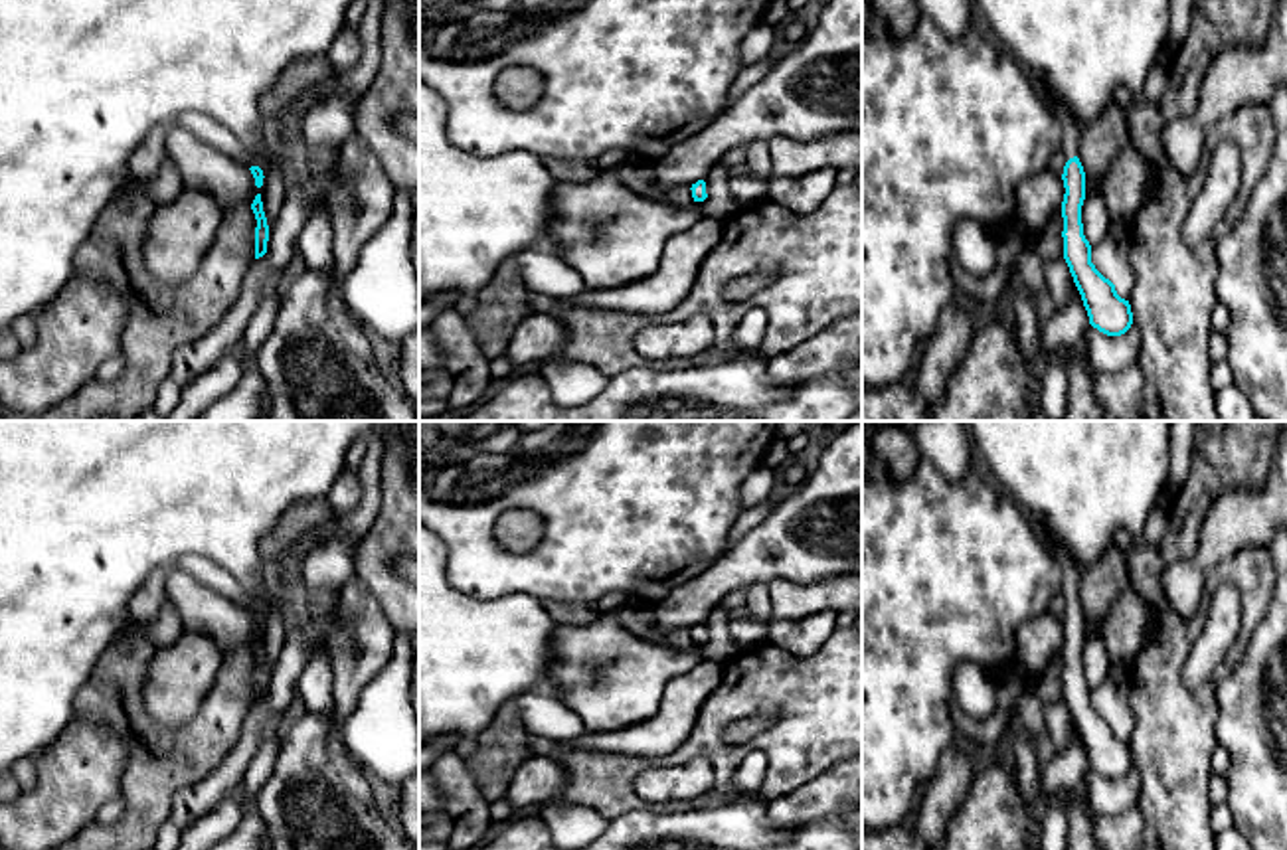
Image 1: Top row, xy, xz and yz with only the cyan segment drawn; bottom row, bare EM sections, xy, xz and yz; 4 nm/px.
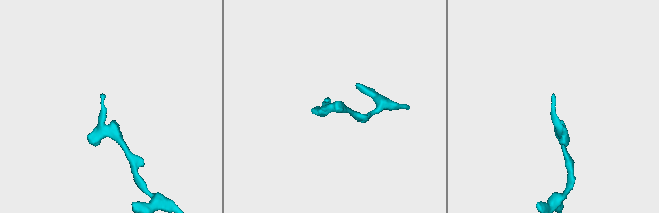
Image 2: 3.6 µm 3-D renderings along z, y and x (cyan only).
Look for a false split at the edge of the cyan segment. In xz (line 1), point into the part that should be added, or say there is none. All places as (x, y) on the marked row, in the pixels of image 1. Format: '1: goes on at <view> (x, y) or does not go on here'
1: does not go on here

